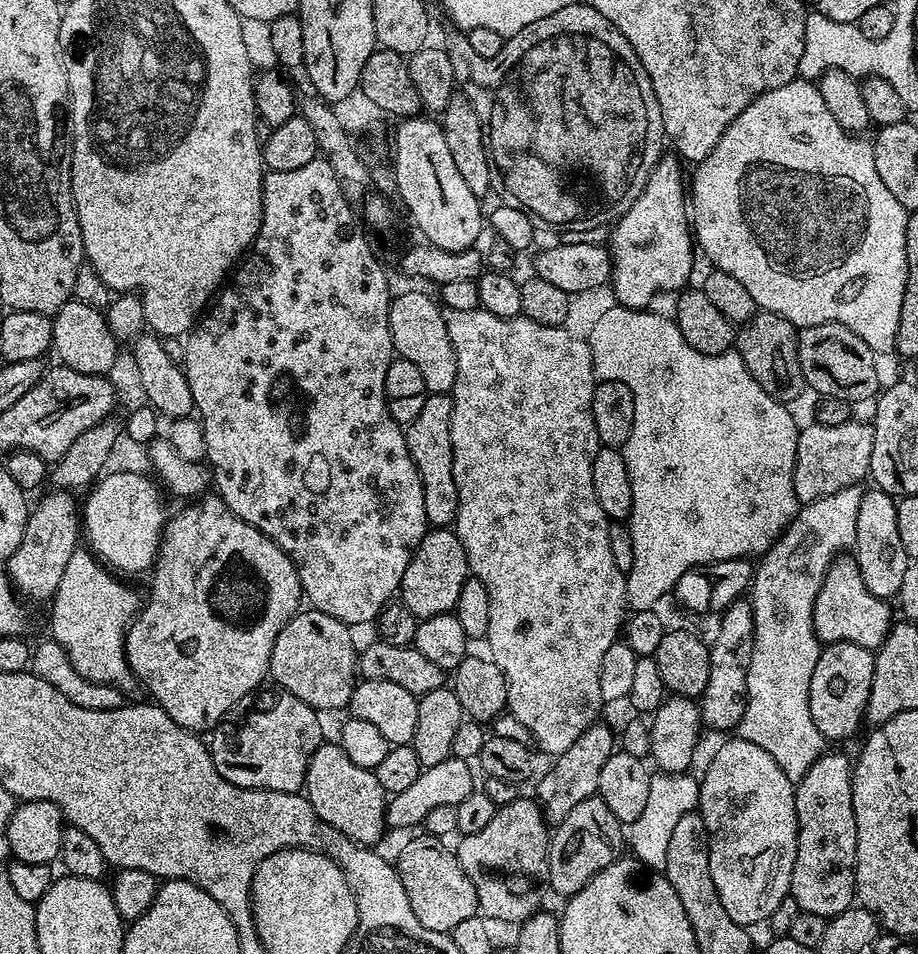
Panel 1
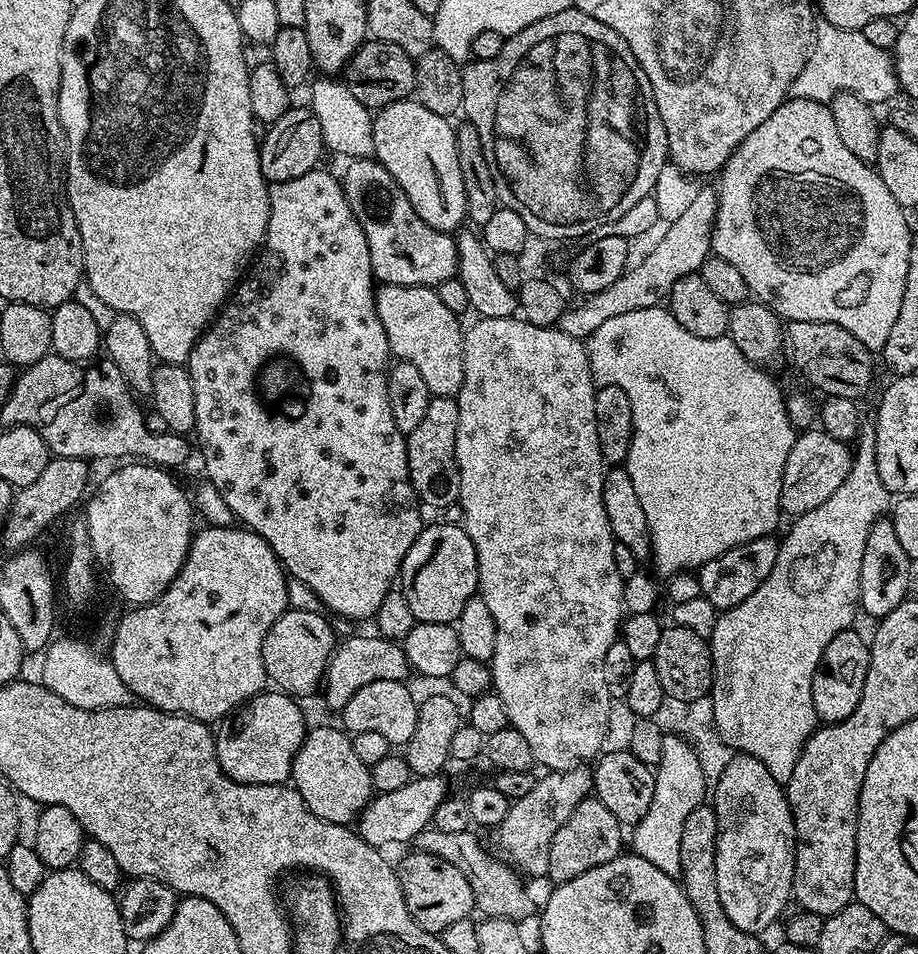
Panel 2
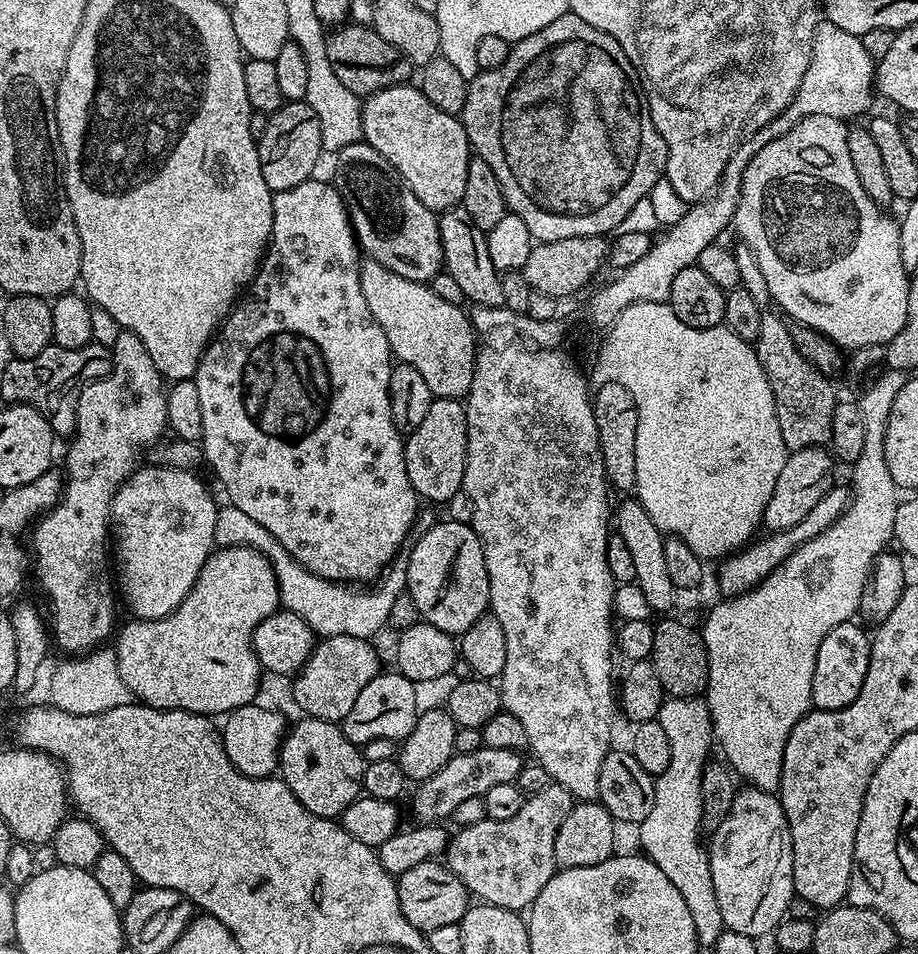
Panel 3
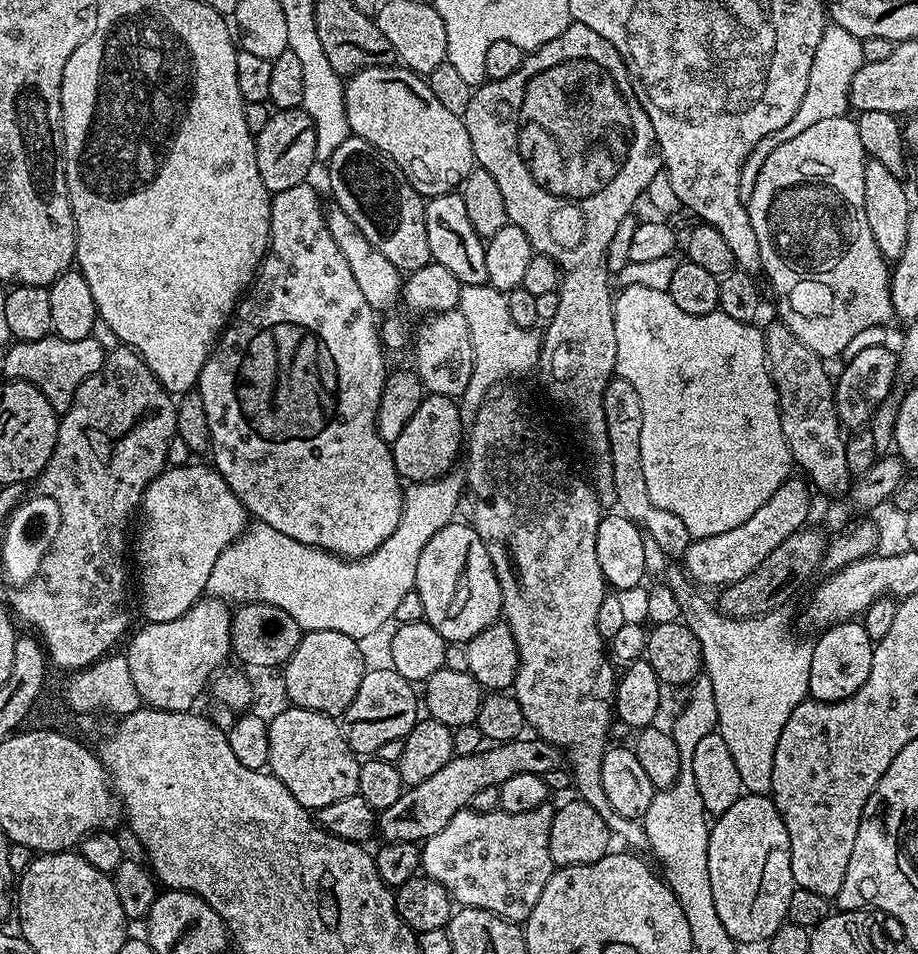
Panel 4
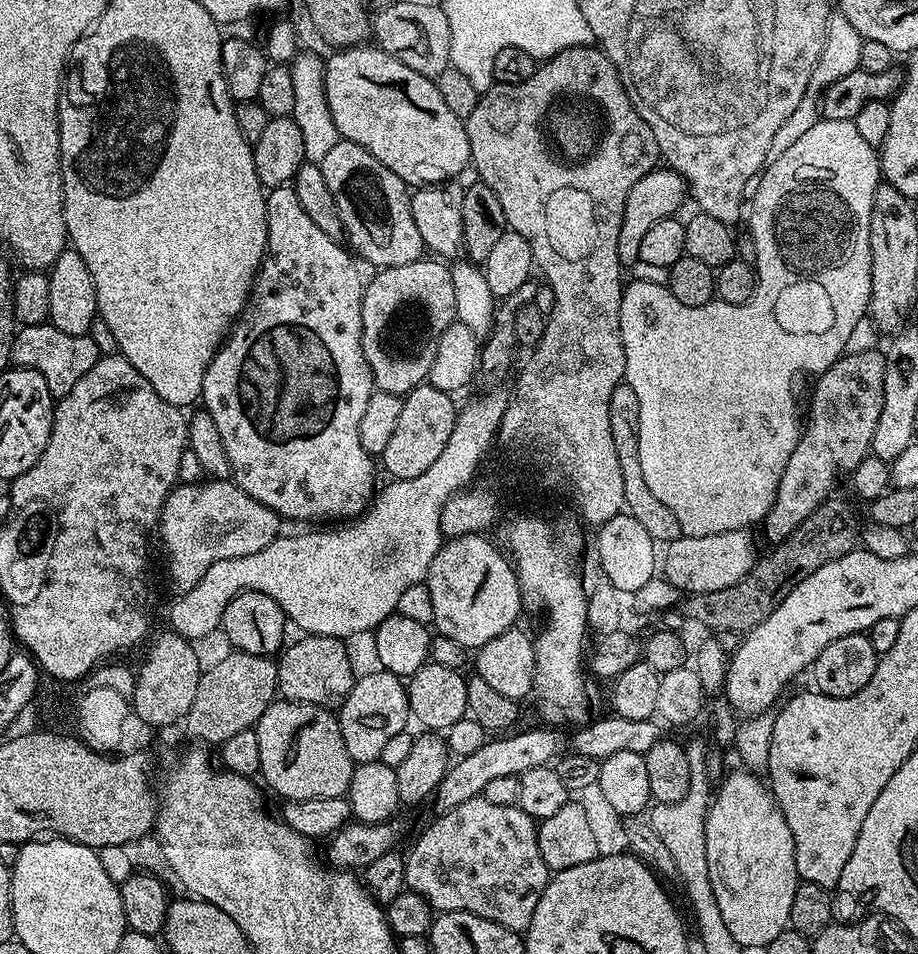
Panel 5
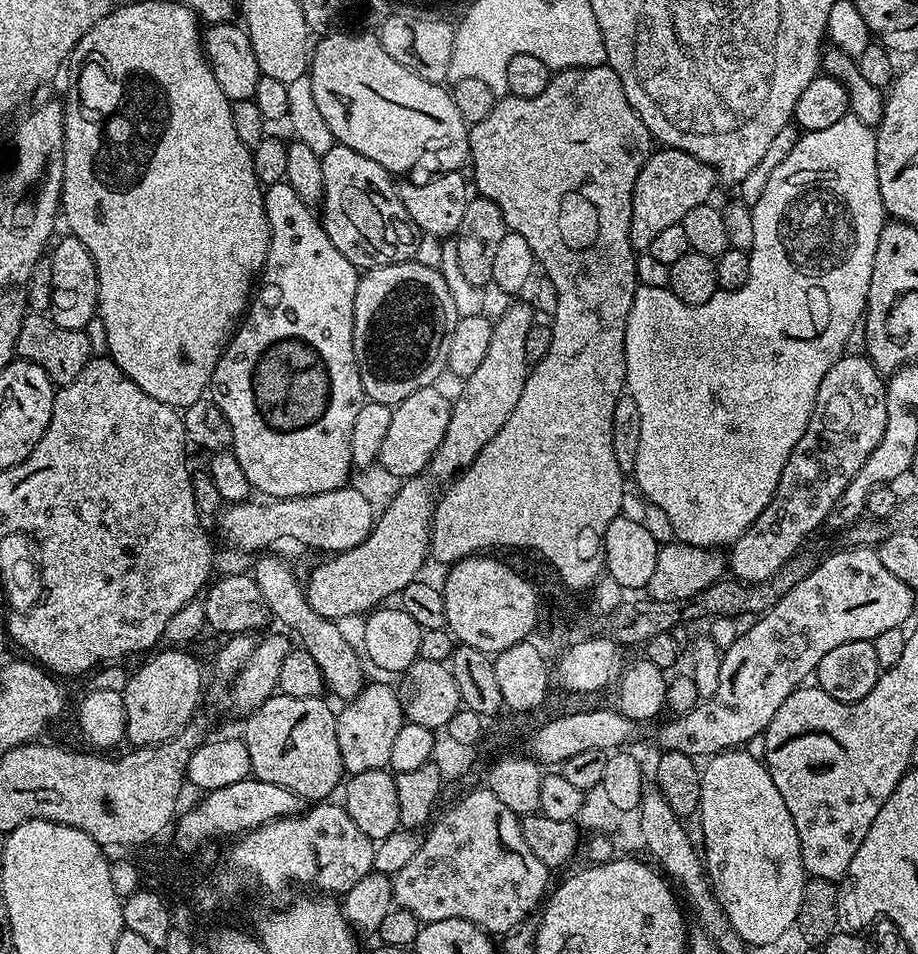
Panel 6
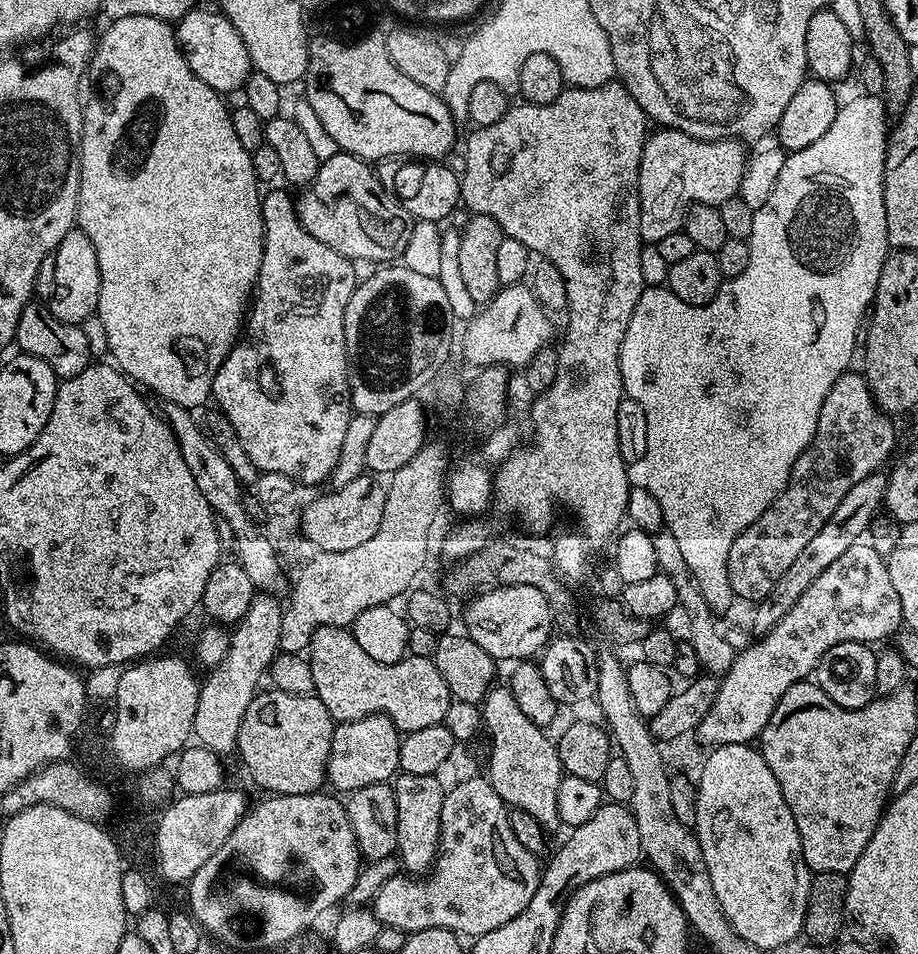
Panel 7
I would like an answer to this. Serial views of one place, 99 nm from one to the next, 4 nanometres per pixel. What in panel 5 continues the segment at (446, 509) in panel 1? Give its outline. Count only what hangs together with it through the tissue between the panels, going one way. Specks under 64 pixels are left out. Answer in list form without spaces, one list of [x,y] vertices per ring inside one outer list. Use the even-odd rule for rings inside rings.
[[[427,382],[407,392],[398,426],[382,457],[384,468],[391,479],[418,478],[418,474],[423,474],[442,455],[446,442],[450,442],[450,433],[454,431],[458,411],[458,404],[452,400],[455,399],[449,393],[438,390]]]

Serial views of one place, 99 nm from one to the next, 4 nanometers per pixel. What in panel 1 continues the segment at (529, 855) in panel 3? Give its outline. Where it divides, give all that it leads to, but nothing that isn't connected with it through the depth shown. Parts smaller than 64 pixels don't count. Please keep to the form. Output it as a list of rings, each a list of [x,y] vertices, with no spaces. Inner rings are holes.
[[[597,722],[590,725],[560,756],[555,757],[552,773],[544,776],[537,786],[535,795],[538,797],[538,803],[544,810],[545,817],[549,821],[559,822],[578,806],[578,802],[586,802],[586,798],[595,796],[598,793],[598,777],[602,775],[602,766],[606,766],[606,758],[610,758],[614,751],[614,734],[607,728],[603,722]]]

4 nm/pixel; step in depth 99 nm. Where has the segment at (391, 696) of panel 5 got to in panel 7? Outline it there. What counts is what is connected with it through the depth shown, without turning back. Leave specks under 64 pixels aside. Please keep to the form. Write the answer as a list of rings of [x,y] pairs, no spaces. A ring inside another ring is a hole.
[[[383,712],[337,723],[332,730],[327,783],[343,794],[362,790],[362,786],[389,783],[400,772],[401,739],[402,734]]]

